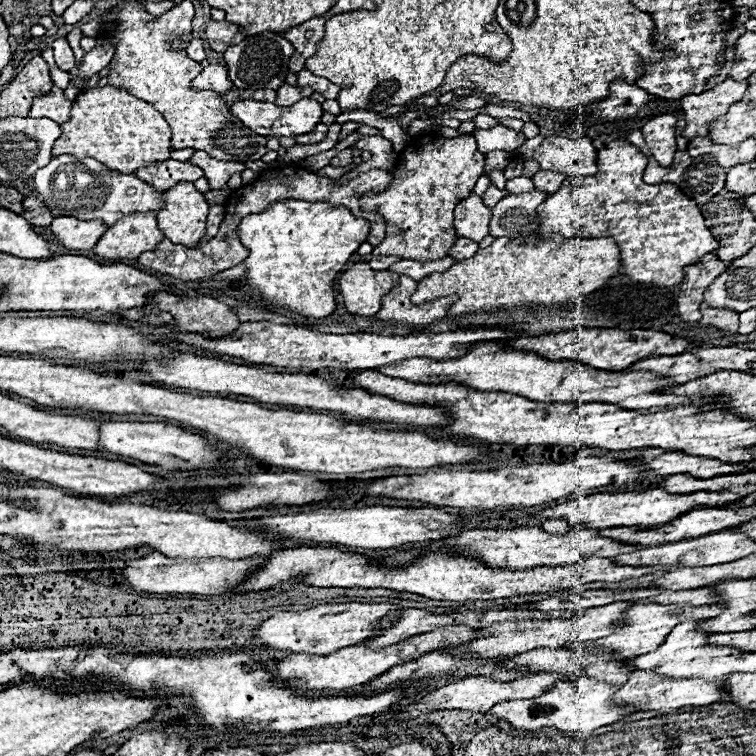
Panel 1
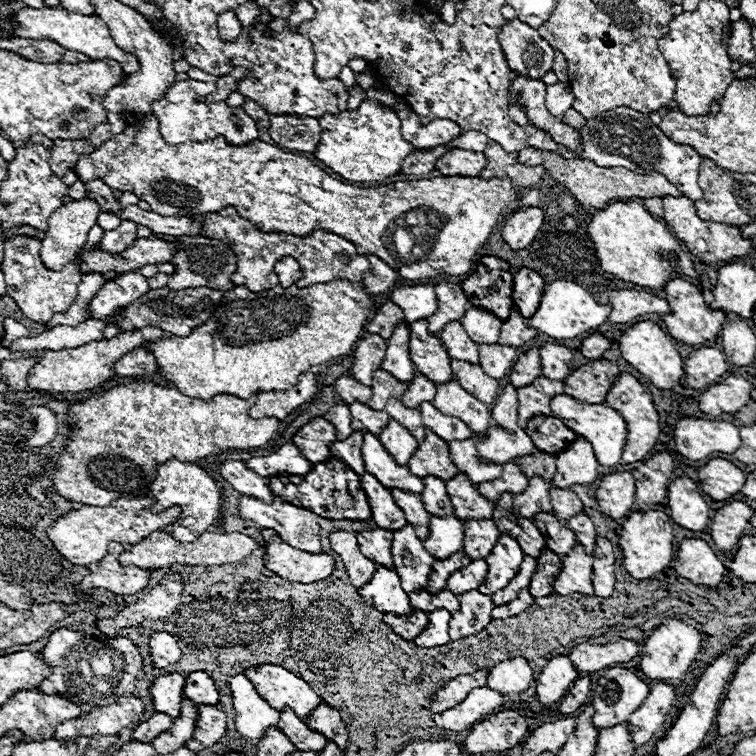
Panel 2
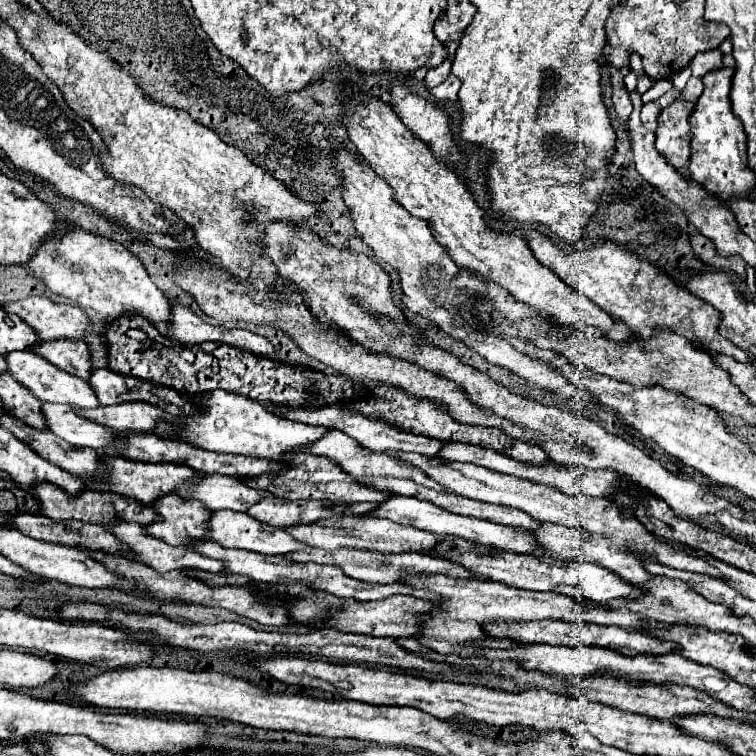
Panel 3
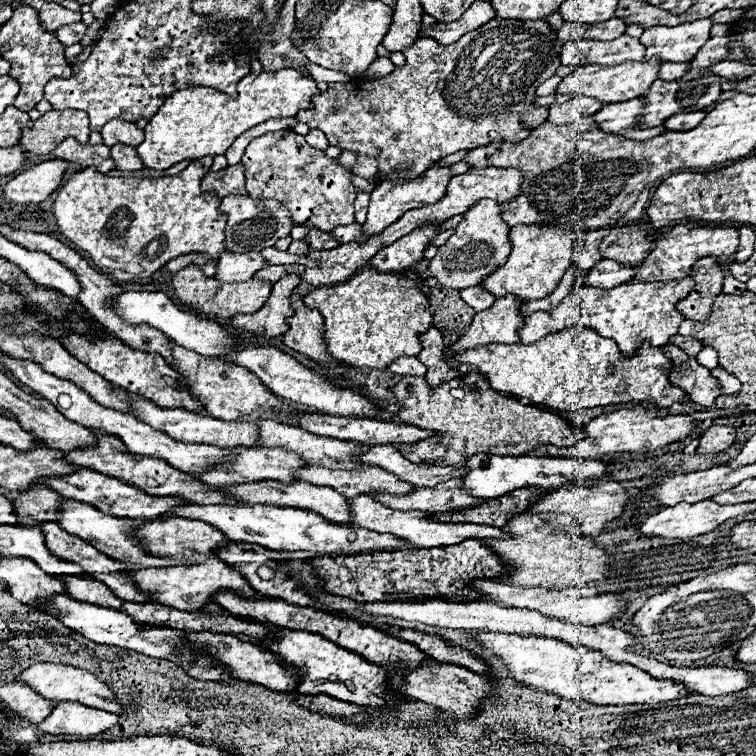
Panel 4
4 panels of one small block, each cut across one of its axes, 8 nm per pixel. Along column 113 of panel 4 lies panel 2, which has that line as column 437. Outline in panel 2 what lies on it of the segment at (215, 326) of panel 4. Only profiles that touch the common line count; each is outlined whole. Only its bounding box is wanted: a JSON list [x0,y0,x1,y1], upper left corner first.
[390,284,438,324]

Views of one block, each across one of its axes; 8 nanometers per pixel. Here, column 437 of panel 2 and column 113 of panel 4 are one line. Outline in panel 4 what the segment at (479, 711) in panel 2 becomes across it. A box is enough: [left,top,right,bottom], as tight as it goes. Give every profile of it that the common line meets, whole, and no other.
[38,702,118,734]

